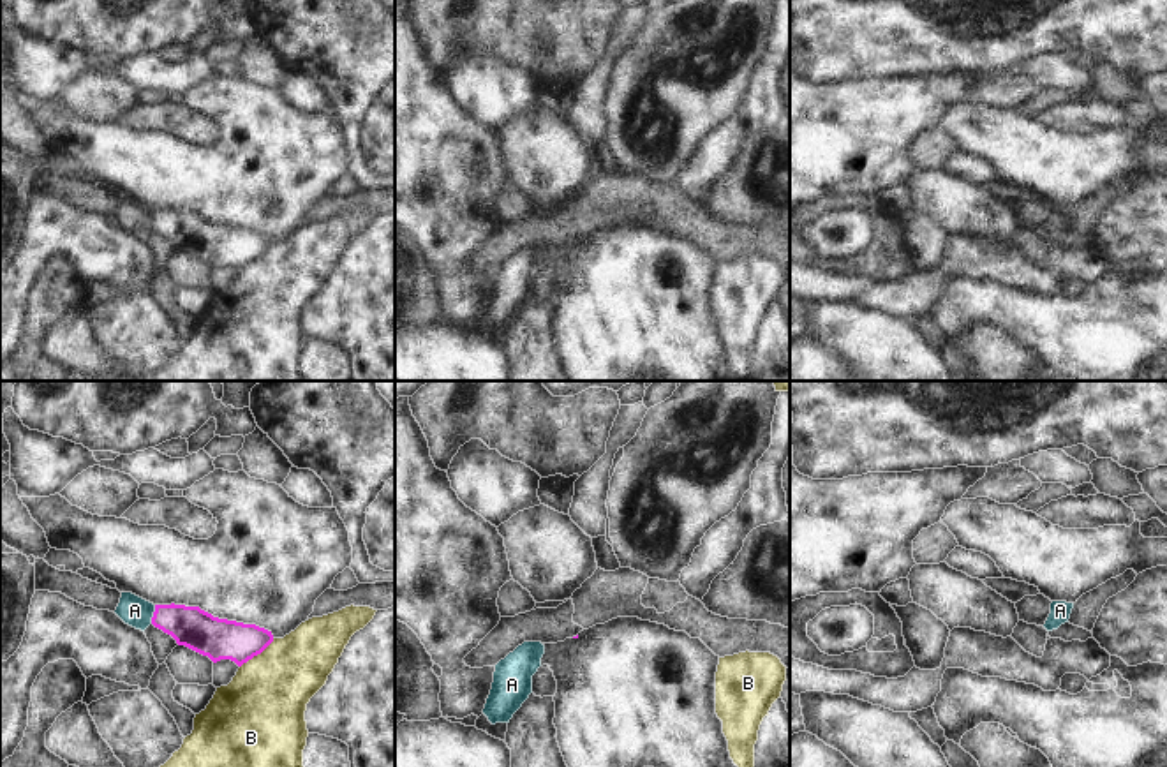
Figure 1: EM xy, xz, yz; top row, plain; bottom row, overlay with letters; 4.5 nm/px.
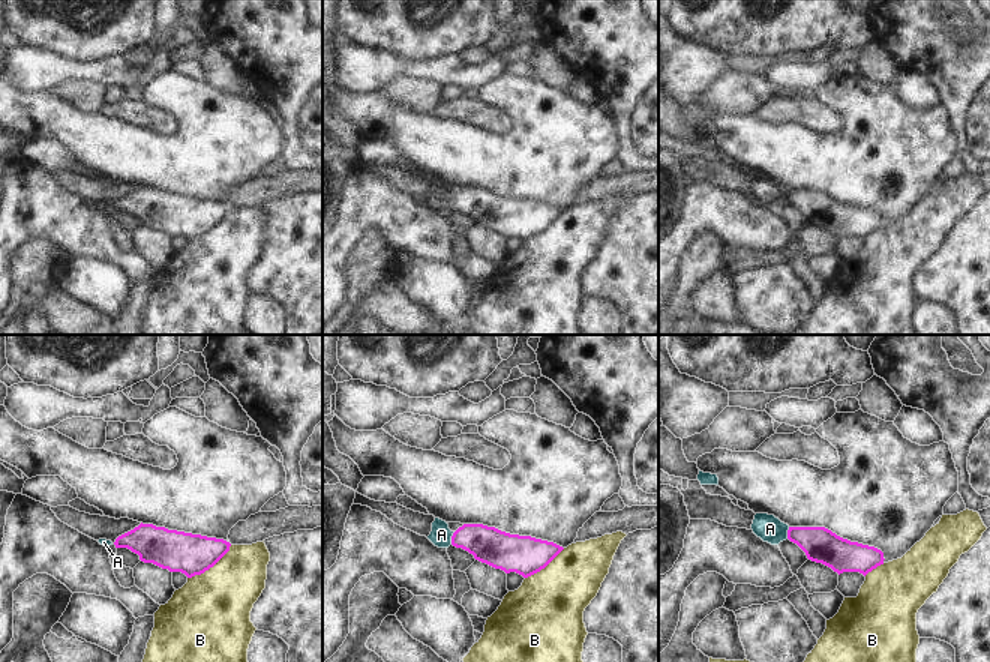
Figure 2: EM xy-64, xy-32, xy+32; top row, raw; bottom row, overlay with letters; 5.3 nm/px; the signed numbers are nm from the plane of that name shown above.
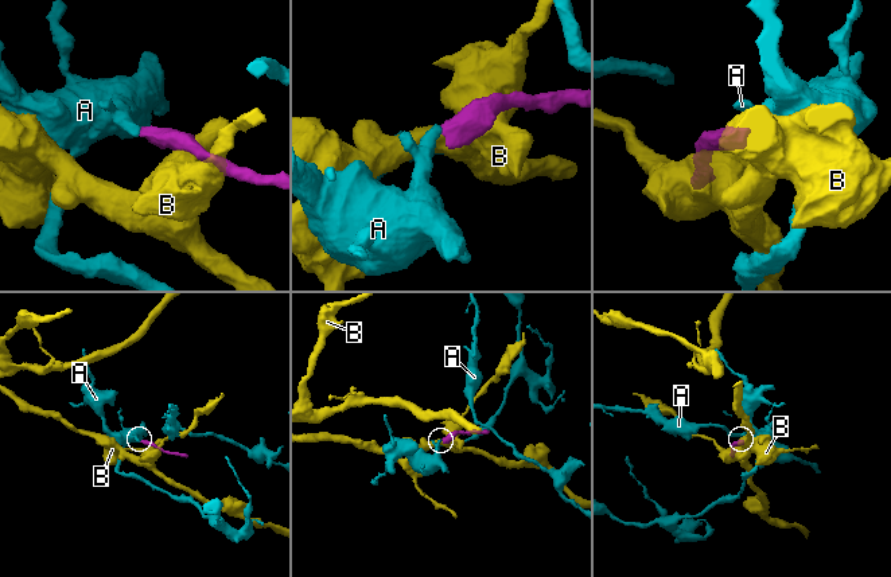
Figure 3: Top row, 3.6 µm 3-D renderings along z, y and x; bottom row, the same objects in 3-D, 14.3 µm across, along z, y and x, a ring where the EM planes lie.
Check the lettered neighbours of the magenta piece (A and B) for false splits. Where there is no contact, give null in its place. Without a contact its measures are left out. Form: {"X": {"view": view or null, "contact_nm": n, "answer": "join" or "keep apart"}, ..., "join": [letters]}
{"A": {"view": "xy", "contact_nm": 90, "answer": "join"}, "B": {"view": "xy", "contact_nm": 200, "answer": "keep apart"}, "join": ["A"]}

